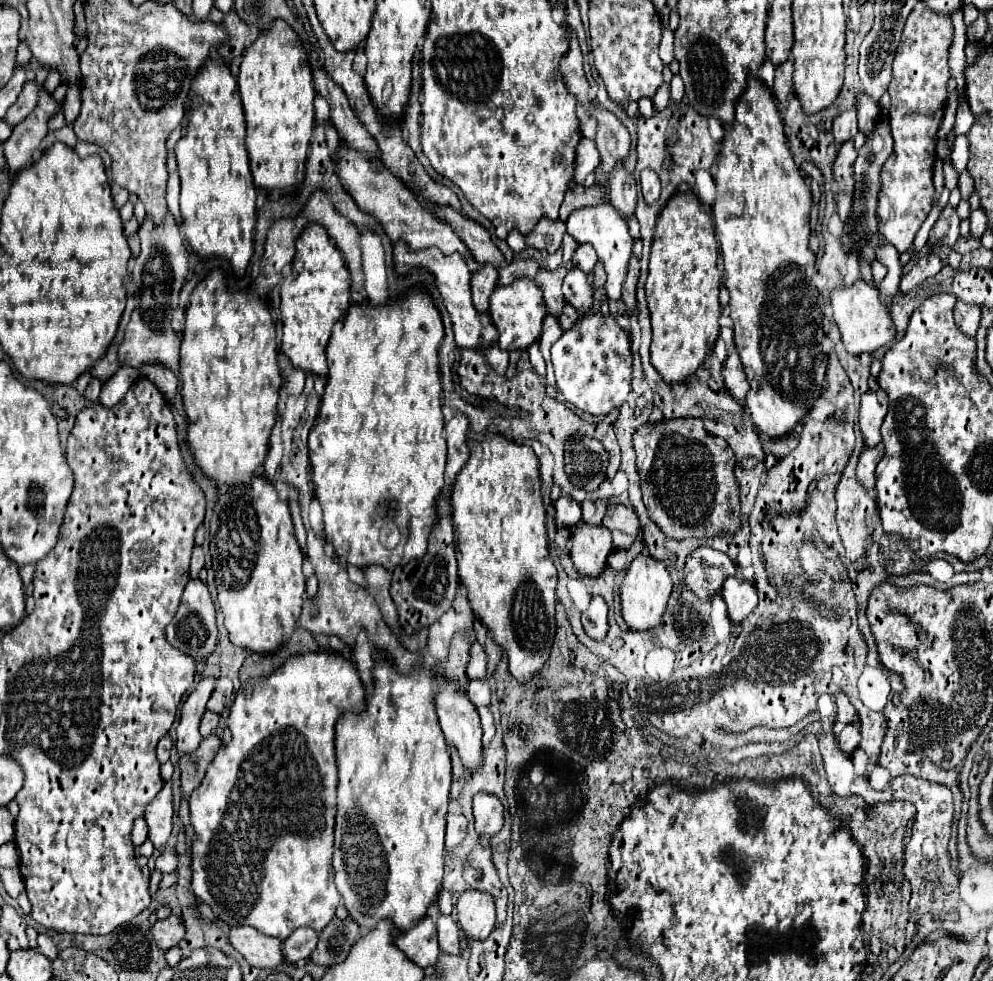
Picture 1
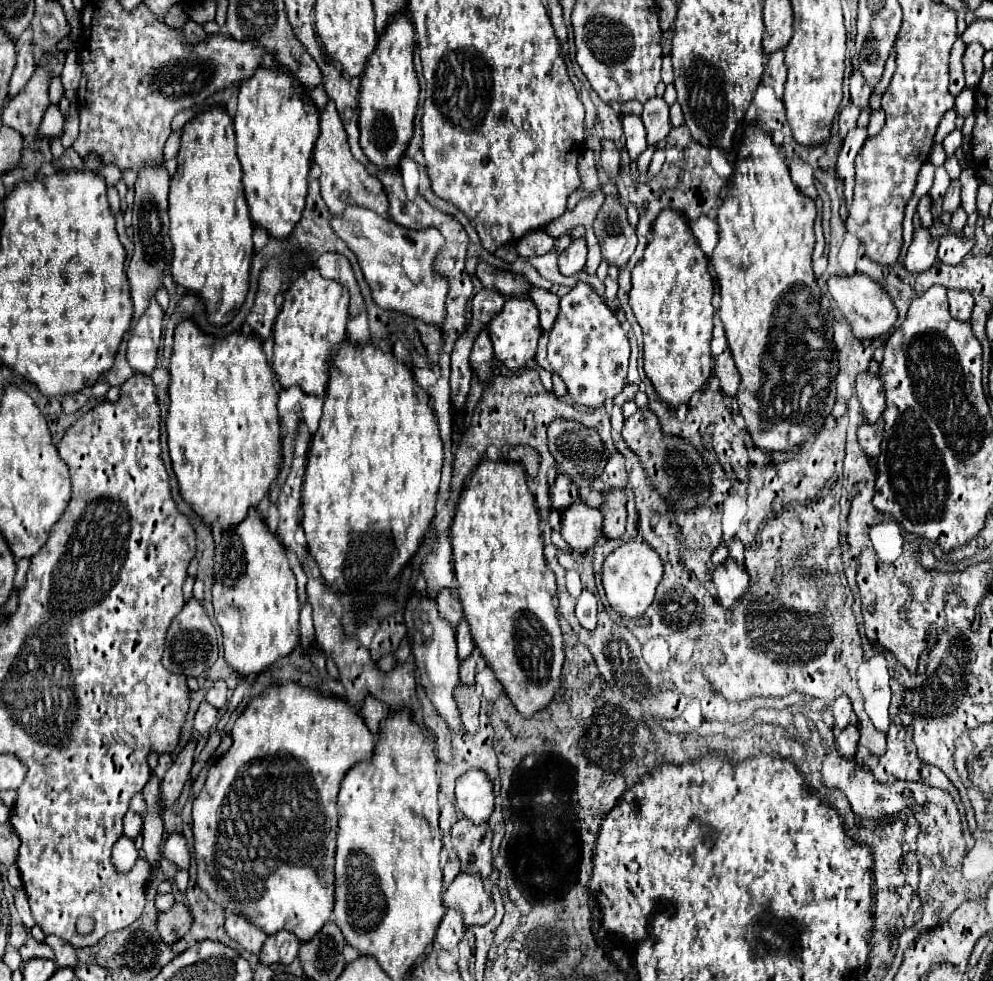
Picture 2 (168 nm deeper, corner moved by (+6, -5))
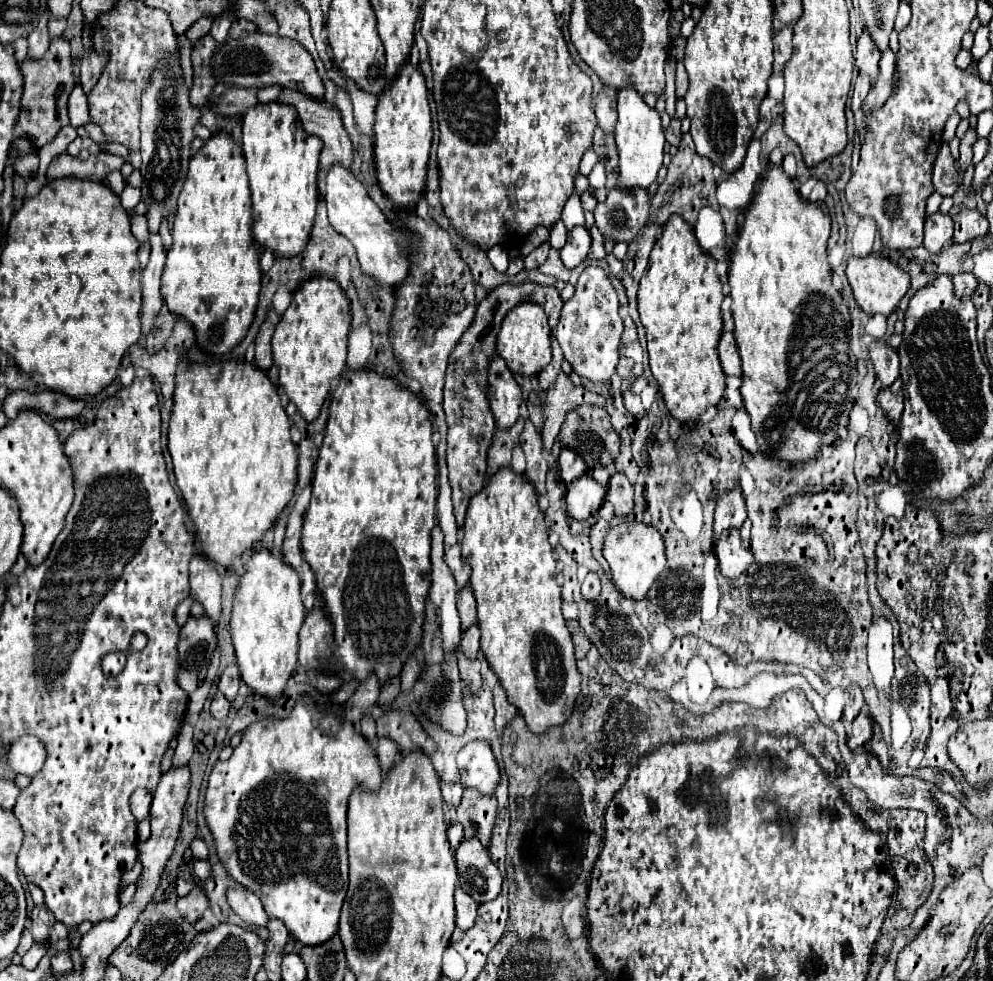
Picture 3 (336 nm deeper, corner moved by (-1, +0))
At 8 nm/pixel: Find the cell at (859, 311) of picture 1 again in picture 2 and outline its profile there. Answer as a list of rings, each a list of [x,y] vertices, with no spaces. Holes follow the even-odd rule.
[[[855,273],[851,277],[831,277],[827,285],[829,285],[829,293],[833,295],[833,299],[837,303],[837,309],[851,323],[853,335],[859,341],[879,339],[881,335],[885,335],[895,325],[895,321],[897,321],[895,305],[891,303],[891,299],[885,293],[885,289],[881,285],[873,283],[867,275]]]

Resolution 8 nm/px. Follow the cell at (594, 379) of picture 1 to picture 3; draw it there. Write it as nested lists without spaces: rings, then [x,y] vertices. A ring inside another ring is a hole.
[[[588,266],[576,284],[574,296],[564,304],[554,336],[560,342],[564,358],[572,364],[574,372],[590,382],[606,382],[616,372],[618,344],[622,334],[622,318],[618,314],[616,290],[600,266]]]

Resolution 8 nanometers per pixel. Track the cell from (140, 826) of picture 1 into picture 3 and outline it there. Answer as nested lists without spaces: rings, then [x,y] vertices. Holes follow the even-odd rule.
[[[138,788],[138,790],[132,794],[130,806],[132,806],[132,814],[136,816],[136,820],[138,820],[138,822],[148,818],[150,802],[152,802],[152,792],[150,792],[150,790],[146,790],[146,788]]]

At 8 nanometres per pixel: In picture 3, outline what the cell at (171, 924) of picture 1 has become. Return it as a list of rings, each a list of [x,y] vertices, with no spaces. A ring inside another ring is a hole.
[[[194,888],[188,896],[178,900],[178,910],[182,912],[182,916],[190,922],[198,922],[202,918],[202,914],[208,910],[208,896],[202,888]]]

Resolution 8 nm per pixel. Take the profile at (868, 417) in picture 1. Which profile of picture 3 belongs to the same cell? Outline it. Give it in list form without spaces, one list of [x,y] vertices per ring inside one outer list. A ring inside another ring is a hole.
[[[872,342],[870,344],[870,358],[872,358],[872,366],[876,370],[878,380],[882,382],[882,388],[890,386],[900,374],[898,350],[892,348],[888,342]]]

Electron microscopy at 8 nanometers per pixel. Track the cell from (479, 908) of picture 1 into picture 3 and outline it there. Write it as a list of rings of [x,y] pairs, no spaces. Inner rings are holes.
[[[476,836],[464,838],[456,848],[456,868],[460,888],[478,902],[494,900],[502,890],[502,874],[492,862],[490,852]]]

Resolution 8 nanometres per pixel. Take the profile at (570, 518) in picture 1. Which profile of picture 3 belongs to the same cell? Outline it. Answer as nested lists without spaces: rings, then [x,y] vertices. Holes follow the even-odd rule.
[[[566,446],[562,448],[562,452],[558,456],[558,464],[560,464],[560,478],[564,484],[570,484],[572,478],[578,478],[586,472],[586,464],[582,462],[582,458]]]

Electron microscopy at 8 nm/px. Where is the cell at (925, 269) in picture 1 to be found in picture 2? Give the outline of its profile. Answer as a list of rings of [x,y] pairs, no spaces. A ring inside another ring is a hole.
[[[921,229],[913,235],[913,243],[905,257],[907,273],[923,273],[929,271],[937,263],[937,239],[931,237],[929,229]]]

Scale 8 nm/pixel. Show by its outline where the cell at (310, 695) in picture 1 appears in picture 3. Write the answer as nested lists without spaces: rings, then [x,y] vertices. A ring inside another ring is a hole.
[[[302,696],[286,720],[272,720],[272,722],[260,720],[260,722],[252,724],[244,732],[240,746],[234,748],[234,754],[224,762],[222,760],[216,762],[216,766],[212,768],[210,780],[208,780],[204,814],[206,814],[206,822],[208,822],[212,836],[214,836],[218,856],[220,856],[222,864],[226,866],[226,870],[232,874],[232,878],[238,884],[250,888],[254,894],[258,894],[258,898],[264,904],[266,914],[282,920],[296,940],[300,940],[302,944],[314,946],[314,944],[322,944],[322,942],[330,940],[338,932],[340,908],[342,908],[342,902],[344,902],[346,890],[348,890],[348,850],[346,850],[348,798],[354,792],[354,788],[358,788],[358,786],[364,786],[366,790],[376,792],[380,788],[380,784],[382,784],[382,770],[380,770],[378,758],[374,754],[374,748],[368,744],[368,740],[362,734],[358,734],[350,722],[340,722],[338,718],[326,714],[320,706],[316,706],[312,698]]]

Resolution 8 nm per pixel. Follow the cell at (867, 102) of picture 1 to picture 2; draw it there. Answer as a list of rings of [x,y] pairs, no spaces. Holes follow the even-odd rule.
[[[853,71],[853,75],[851,75],[851,103],[855,103],[859,109],[867,109],[869,97],[871,97],[871,87],[867,87],[867,83],[863,83],[863,77],[859,75],[859,71]]]

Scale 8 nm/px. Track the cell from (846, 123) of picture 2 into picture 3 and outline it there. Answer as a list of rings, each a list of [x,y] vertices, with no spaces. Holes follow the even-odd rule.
[[[860,74],[860,76],[856,78],[856,82],[854,82],[854,90],[852,90],[852,92],[854,92],[854,94],[852,94],[852,110],[854,110],[854,112],[858,112],[858,110],[860,110],[862,102],[866,100],[866,94],[868,94],[870,86],[872,86],[870,76]]]

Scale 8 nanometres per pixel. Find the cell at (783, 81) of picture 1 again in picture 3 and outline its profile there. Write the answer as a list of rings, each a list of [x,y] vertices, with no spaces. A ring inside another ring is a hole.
[[[782,26],[772,40],[774,40],[774,74],[780,74],[784,62],[792,54],[792,26]]]

